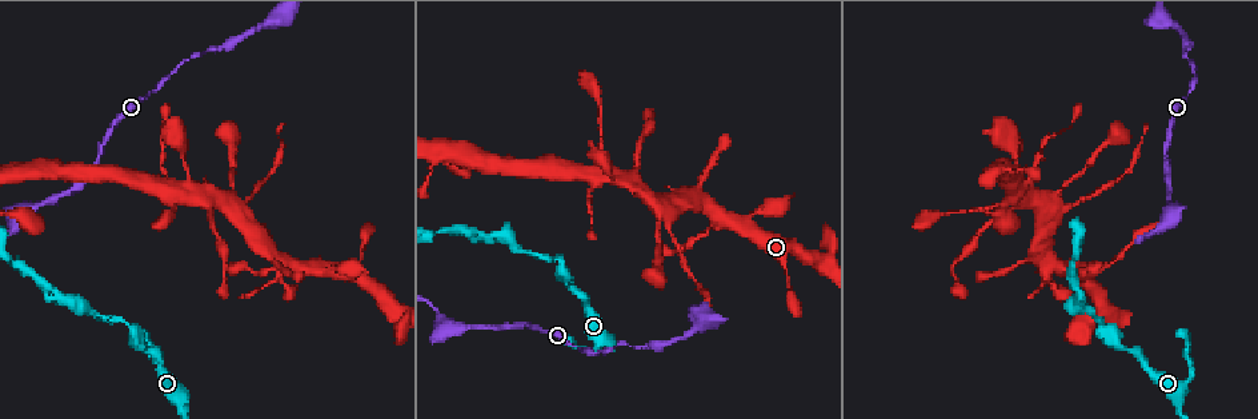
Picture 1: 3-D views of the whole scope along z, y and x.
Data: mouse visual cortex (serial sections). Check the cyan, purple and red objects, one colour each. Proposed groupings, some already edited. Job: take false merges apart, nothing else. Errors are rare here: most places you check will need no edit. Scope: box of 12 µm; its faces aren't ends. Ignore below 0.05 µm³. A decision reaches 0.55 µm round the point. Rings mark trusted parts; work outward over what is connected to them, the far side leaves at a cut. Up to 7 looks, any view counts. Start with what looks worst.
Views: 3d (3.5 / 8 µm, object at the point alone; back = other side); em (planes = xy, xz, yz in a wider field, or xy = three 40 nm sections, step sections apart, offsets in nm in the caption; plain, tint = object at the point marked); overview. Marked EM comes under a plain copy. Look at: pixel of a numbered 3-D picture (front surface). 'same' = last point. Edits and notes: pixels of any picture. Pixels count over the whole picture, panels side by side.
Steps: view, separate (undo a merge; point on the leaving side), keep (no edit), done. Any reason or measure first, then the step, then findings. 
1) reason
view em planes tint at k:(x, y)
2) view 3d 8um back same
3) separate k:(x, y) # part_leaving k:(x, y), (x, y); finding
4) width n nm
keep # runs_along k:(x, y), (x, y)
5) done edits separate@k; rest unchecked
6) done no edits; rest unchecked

thick turns thin
view 3d 3.5um back at 1:(672, 238)

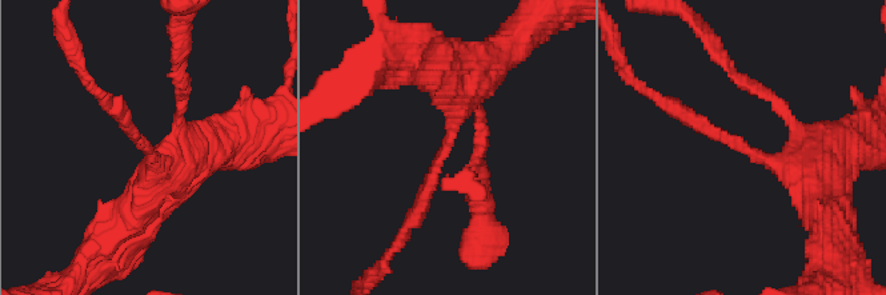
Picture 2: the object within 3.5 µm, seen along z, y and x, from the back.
arm_widths 200, 400 nm; shape alone is not enough
view em planes tint at 2:(145, 146)

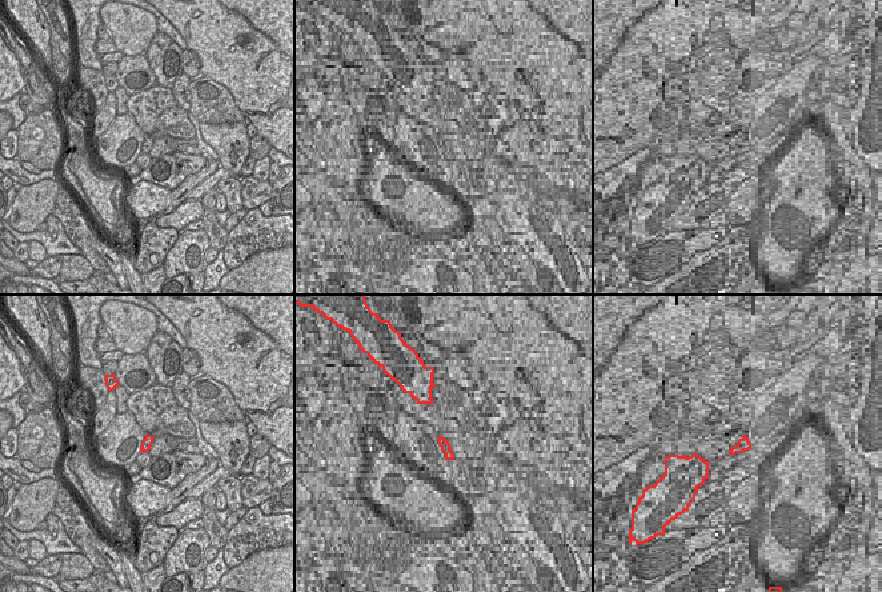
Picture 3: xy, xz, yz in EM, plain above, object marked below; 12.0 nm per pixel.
view em xy step 2 tint same

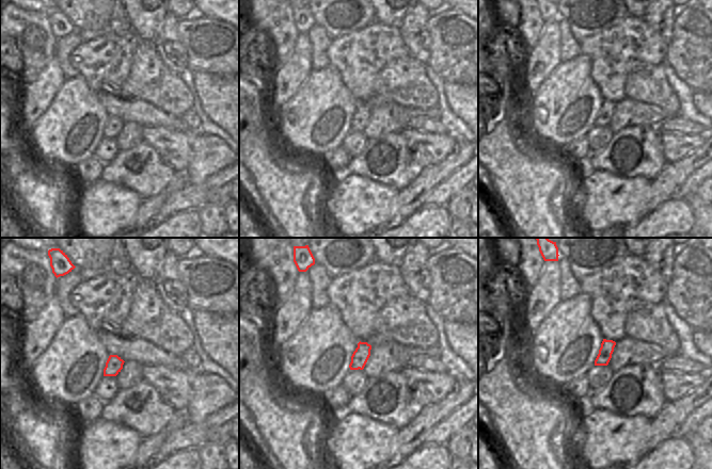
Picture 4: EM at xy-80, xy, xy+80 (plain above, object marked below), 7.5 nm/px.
separate 2:(708, 130) # part_leaving 2:(745, 150), (646, 92); two cells meet here

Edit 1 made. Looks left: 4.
thick turns thin
view 3d 3.5um at 1:(1025, 185)

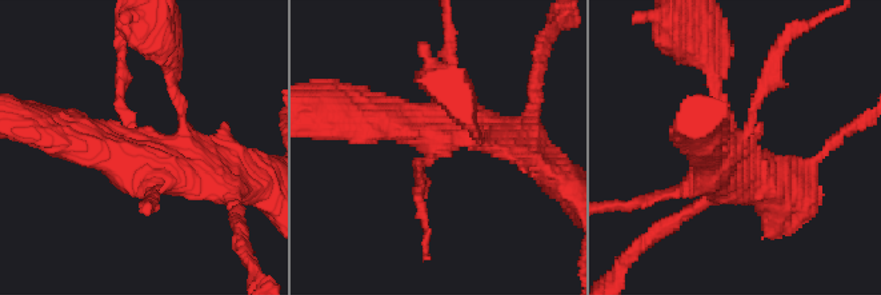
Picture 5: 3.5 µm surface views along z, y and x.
arms 4; arm_widths 150, 250, 400, 500 nm; now the EM
view em xy step 5 tint at 5:(732, 145)

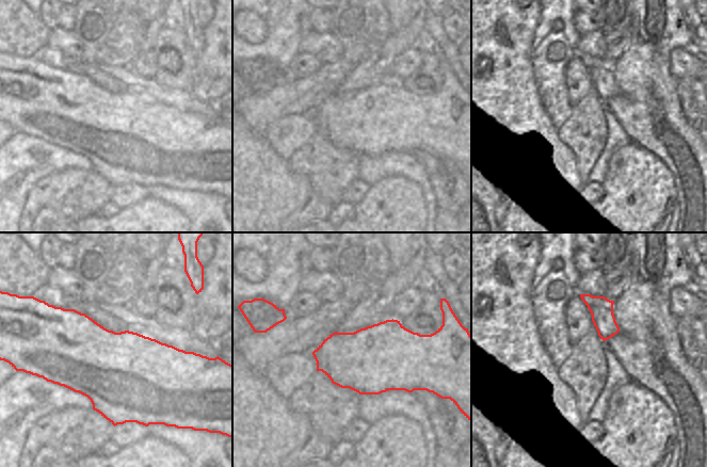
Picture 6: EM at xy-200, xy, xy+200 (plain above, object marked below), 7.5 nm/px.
another direction
view em xy step 1 tint same

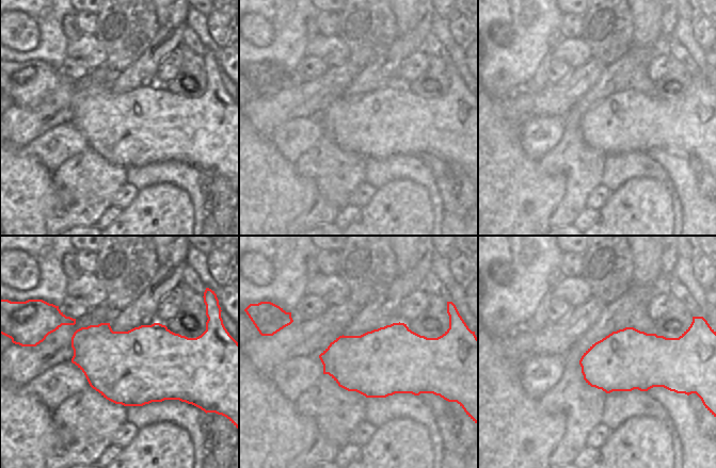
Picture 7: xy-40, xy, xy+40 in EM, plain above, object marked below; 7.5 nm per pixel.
keep # runs_along 5:(199, 174), (141, 160), (120, 111), (120, 67); one cell here

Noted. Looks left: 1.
done edits separate@2; rest unchecked

